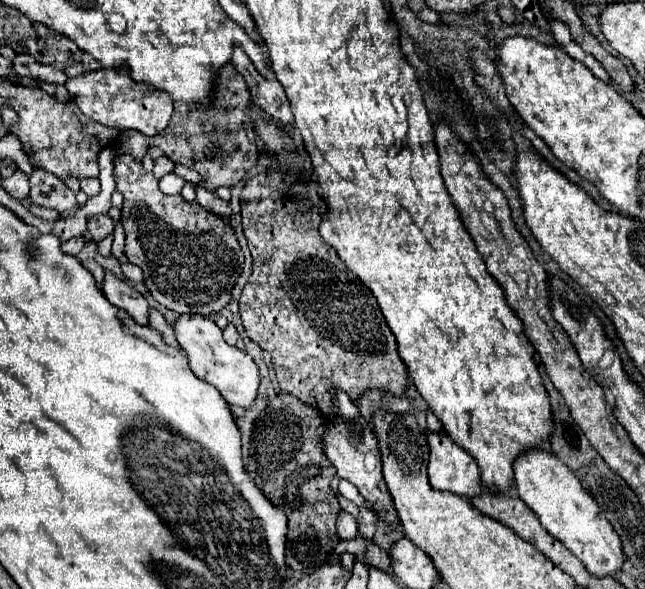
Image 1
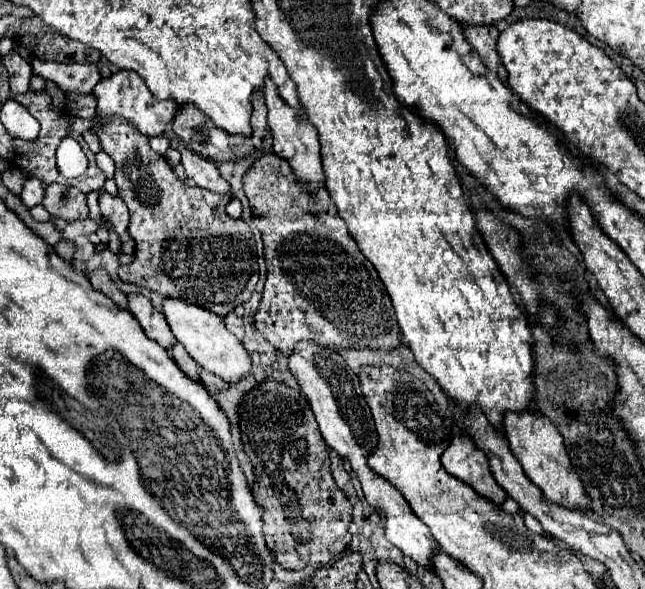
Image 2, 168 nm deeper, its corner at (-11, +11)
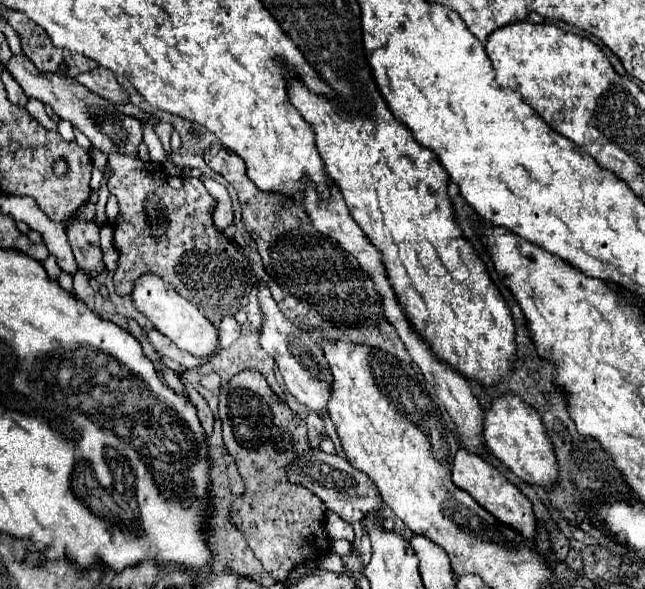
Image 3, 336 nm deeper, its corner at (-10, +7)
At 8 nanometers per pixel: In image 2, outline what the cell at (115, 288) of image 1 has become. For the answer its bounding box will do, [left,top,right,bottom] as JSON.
[128,293,176,351]

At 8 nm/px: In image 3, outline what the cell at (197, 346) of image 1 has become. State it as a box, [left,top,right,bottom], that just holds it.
[131,273,219,359]

